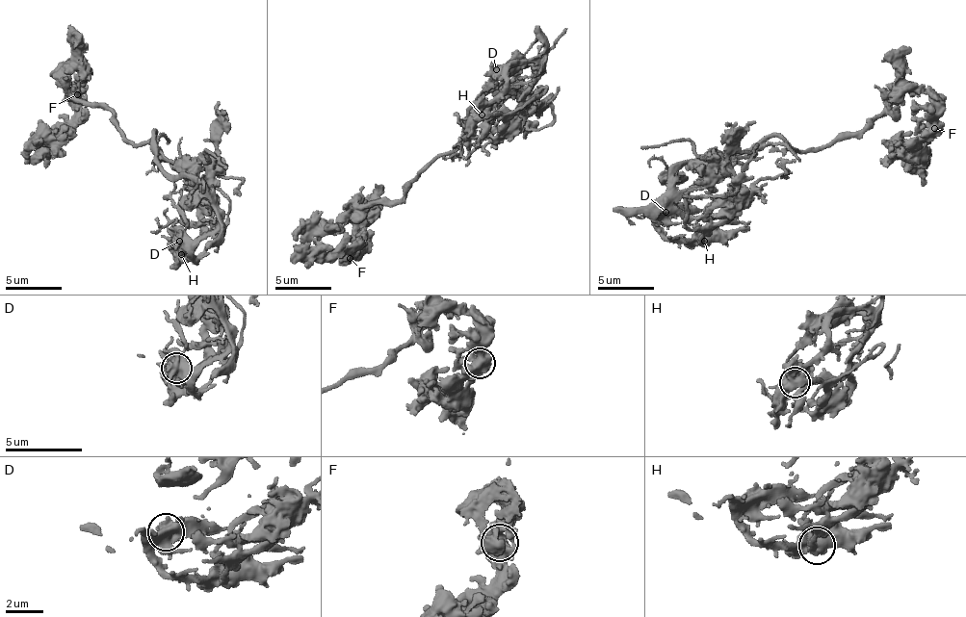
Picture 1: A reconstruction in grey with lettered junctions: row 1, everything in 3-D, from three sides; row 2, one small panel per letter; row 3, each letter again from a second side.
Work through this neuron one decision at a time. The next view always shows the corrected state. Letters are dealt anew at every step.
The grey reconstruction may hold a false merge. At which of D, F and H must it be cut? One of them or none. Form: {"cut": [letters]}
{"cut": ["H"]}

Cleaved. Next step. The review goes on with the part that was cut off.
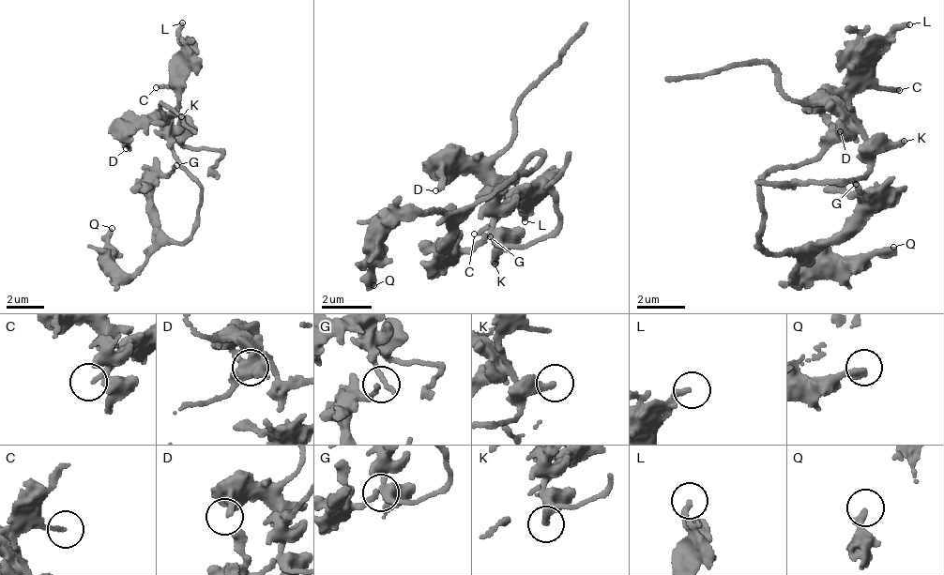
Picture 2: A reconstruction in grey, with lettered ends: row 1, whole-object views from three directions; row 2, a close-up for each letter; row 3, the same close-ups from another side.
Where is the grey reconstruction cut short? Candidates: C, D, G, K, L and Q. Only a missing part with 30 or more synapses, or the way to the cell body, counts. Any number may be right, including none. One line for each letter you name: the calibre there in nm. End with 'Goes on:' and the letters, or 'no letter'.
Goes on: no letter

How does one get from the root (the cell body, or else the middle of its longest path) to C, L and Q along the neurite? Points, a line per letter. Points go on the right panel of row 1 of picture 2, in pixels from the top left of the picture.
C: (764, 175), (804, 164), (826, 142), (833, 124), (849, 111), (849, 99), (856, 95), (883, 84), (899, 90)
L: (764, 175), (791, 171), (799, 163), (804, 164), (826, 142), (833, 124), (849, 111), (849, 77), (909, 24)
Q: (764, 175), (762, 239), (767, 249), (798, 260), (801, 283), (838, 264), (861, 265), (876, 250), (893, 247)

